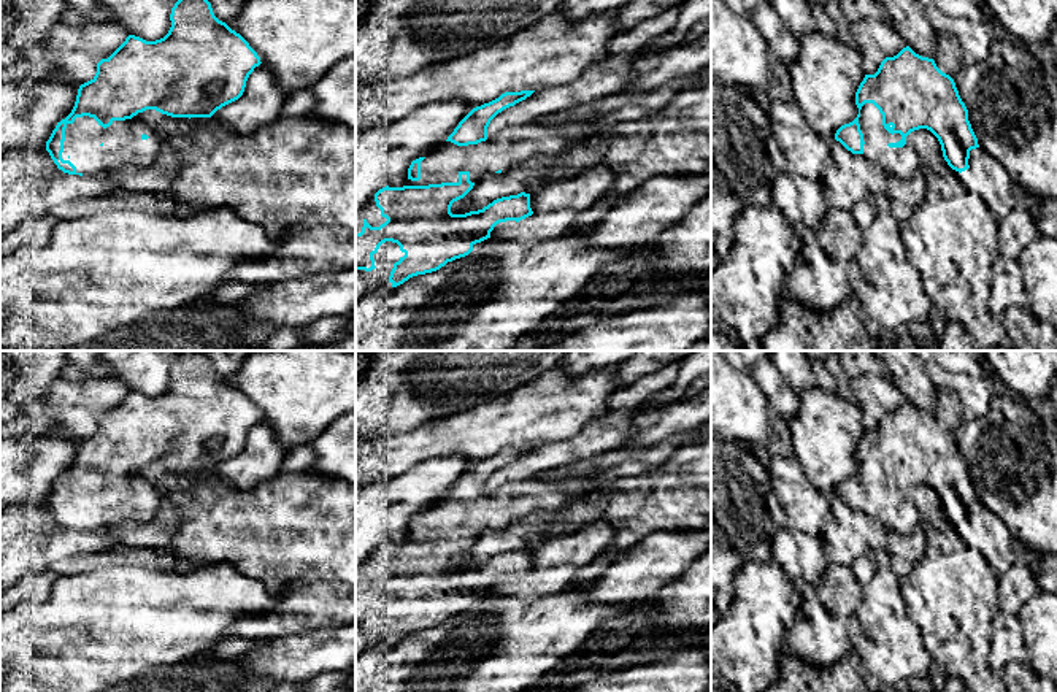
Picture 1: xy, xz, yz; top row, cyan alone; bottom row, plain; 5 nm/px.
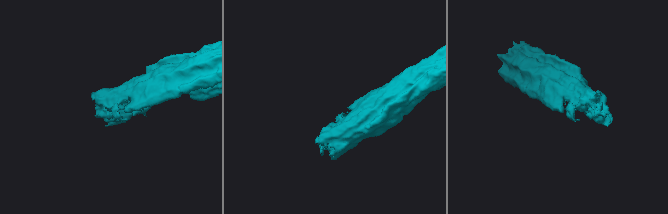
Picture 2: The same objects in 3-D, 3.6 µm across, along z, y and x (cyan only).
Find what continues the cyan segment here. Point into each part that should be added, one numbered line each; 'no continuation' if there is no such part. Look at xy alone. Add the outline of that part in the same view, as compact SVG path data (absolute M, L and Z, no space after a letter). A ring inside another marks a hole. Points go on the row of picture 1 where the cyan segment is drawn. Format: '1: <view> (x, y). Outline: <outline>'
1: xy (122, 145). Outline: M76 117L67 124L62 159L76 167L76 173L95 175L117 171L129 165L149 167L167 143L133 121L113 121L103 129L94 117Z

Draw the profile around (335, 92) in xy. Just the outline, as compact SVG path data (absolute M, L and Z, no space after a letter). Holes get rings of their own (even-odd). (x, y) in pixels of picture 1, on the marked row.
M356 54L333 65L314 86L313 121L344 124L356 132Z

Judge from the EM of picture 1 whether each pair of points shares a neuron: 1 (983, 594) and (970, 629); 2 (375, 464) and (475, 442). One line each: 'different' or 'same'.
1: same
2: same

